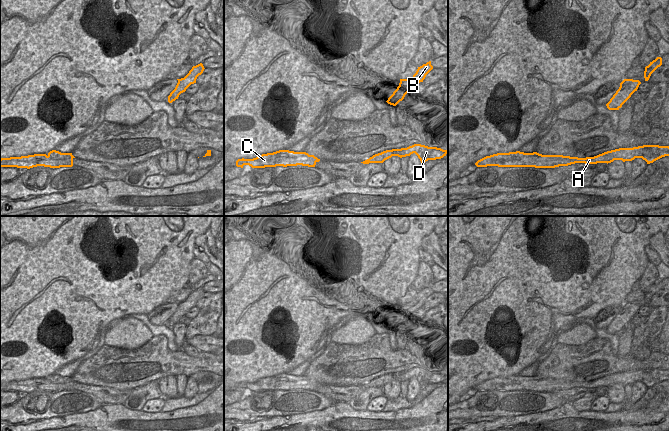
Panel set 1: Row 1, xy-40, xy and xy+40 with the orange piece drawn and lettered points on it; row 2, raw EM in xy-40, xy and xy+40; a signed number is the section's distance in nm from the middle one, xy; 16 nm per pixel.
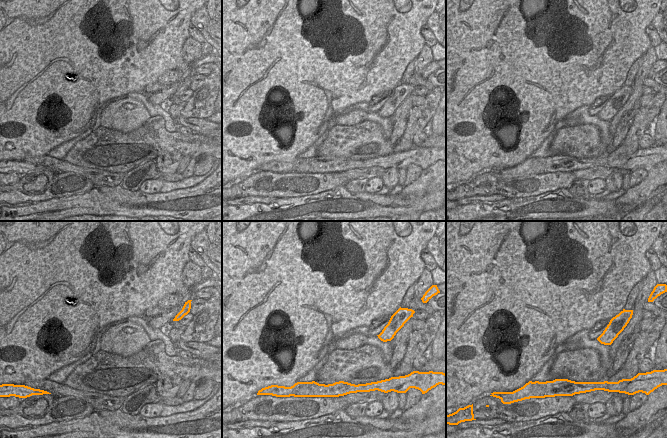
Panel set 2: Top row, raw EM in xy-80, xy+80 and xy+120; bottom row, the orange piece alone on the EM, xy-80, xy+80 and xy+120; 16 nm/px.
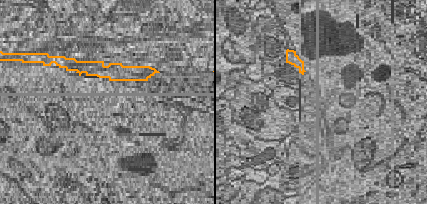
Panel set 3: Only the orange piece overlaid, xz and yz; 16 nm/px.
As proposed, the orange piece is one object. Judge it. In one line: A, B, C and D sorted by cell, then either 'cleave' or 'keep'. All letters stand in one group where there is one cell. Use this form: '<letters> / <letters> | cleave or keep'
A C D / B | cleave

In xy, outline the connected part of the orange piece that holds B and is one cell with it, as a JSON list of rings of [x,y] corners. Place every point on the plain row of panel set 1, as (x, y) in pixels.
[[[429,285],[426,288],[423,288],[422,290],[418,291],[416,297],[411,302],[400,303],[399,310],[386,326],[390,329],[396,330],[400,325],[404,323],[405,319],[408,316],[411,316],[411,314],[416,308],[423,306],[426,299],[432,293],[433,290],[431,289],[431,285]]]

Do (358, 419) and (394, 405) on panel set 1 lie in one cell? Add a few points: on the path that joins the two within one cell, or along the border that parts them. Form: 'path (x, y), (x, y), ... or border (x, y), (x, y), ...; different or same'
border (405, 408), (381, 411); different

